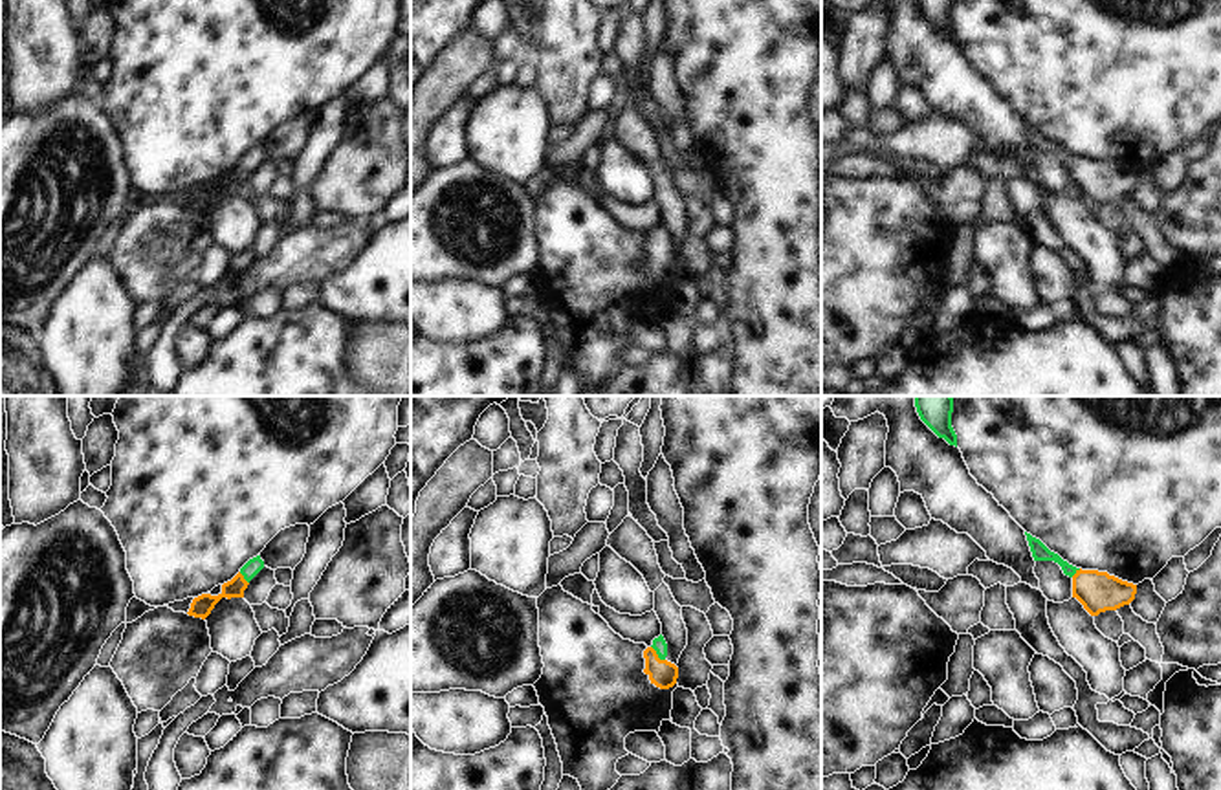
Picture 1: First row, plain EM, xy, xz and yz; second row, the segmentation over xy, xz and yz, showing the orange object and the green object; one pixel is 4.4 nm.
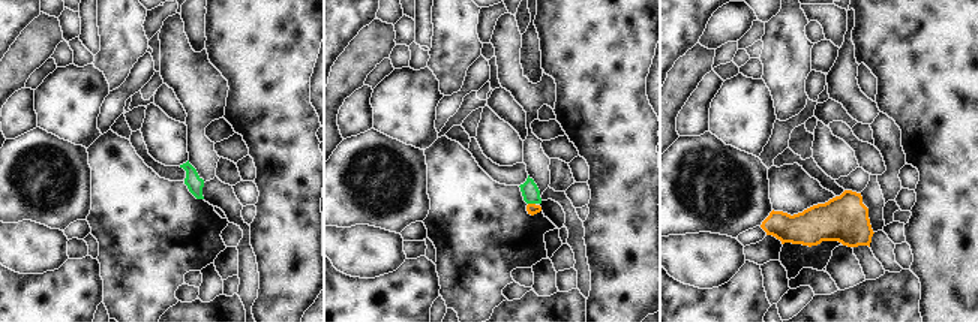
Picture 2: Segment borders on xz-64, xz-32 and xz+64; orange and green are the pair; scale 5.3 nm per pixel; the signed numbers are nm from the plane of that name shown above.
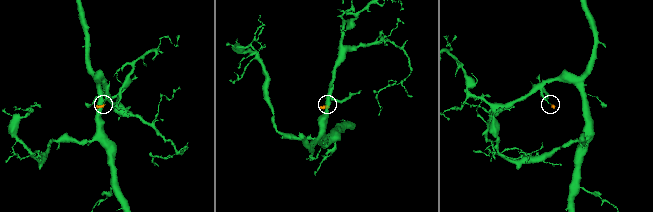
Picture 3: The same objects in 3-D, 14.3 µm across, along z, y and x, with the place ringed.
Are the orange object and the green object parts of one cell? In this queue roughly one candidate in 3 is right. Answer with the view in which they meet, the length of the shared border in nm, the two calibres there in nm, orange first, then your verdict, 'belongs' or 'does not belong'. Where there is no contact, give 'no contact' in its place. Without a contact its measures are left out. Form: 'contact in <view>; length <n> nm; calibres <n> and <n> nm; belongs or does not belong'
contact in xz; length 90 nm; calibres 120 and 60 nm; belongs

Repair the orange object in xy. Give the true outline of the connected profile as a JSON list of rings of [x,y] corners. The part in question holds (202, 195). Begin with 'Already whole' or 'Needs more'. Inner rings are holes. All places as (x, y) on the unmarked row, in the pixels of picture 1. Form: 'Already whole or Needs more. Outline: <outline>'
Needs more. Outline: [[[260,145],[249,148],[231,170],[222,174],[222,181],[218,185],[202,183],[194,187],[187,203],[205,209],[222,187],[244,187],[244,180],[248,178],[249,170],[262,158],[264,150],[260,148]]]

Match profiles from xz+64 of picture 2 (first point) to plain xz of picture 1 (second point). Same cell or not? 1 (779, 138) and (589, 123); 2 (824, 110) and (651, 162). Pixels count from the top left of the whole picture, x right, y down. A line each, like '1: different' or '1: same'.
1: same
2: same

